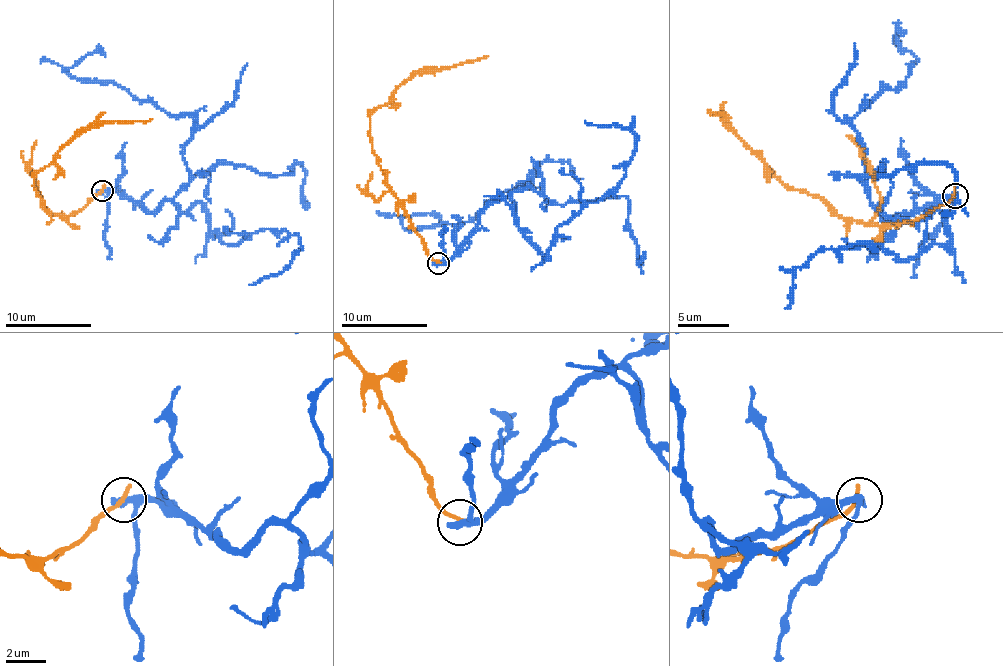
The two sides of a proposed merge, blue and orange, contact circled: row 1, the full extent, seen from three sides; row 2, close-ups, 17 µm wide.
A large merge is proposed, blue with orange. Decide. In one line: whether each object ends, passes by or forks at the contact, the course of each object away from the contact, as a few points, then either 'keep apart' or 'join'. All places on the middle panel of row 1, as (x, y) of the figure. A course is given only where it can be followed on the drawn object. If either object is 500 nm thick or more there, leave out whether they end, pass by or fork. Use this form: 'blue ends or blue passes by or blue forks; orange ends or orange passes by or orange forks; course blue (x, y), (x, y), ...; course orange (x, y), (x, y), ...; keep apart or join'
blue passes by; orange ends; course blue (439, 262), (495, 200), (507, 198), (544, 258), (559, 226), (621, 178), (634, 146), (628, 127), (585, 120); course orange (439, 262), (428, 254), (404, 204), (391, 189), (372, 151), (370, 116), (385, 105), (411, 75), (488, 56); keep apart

